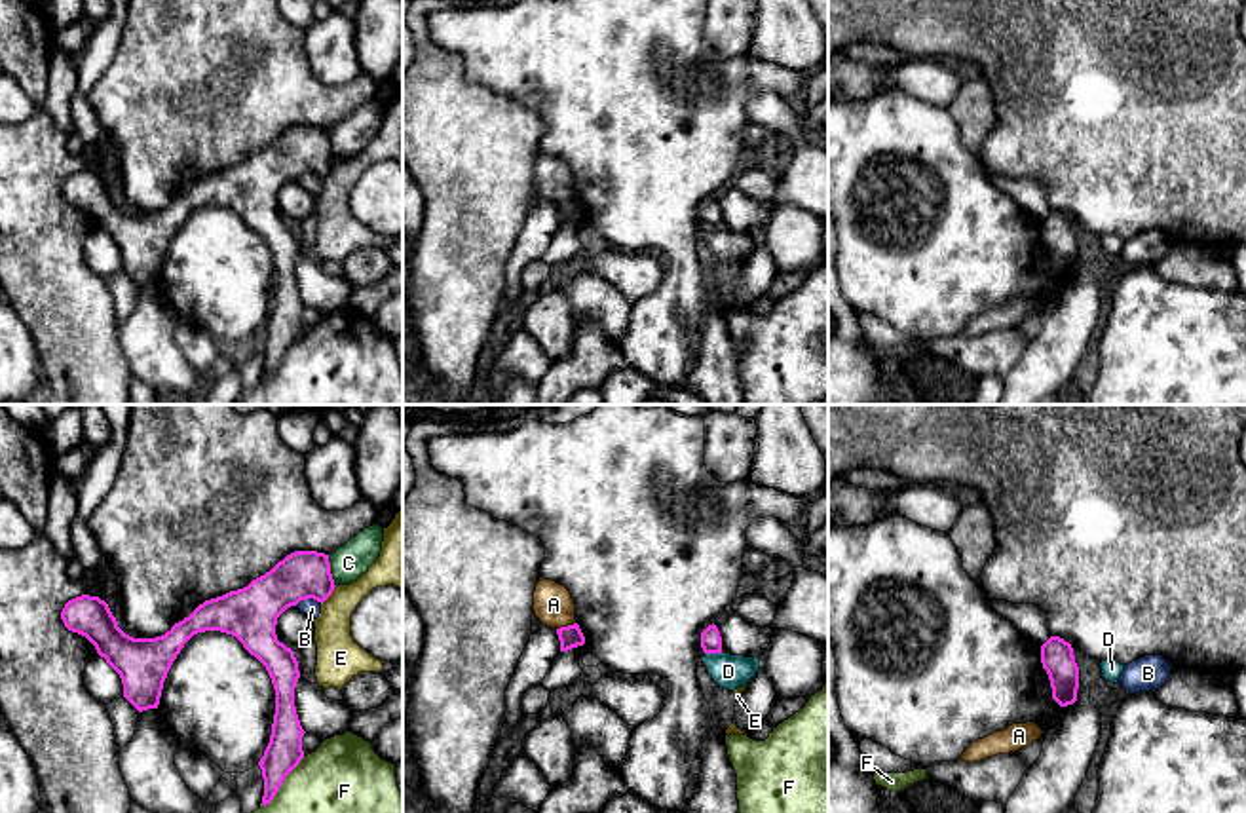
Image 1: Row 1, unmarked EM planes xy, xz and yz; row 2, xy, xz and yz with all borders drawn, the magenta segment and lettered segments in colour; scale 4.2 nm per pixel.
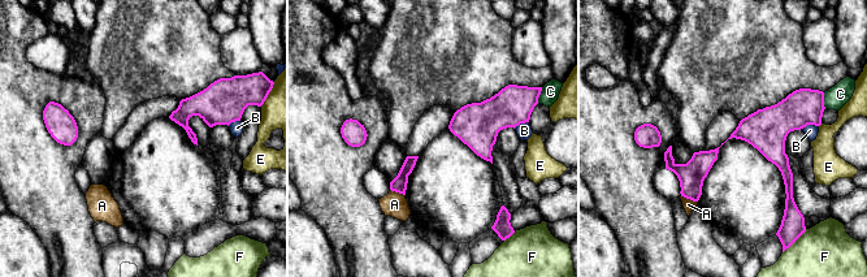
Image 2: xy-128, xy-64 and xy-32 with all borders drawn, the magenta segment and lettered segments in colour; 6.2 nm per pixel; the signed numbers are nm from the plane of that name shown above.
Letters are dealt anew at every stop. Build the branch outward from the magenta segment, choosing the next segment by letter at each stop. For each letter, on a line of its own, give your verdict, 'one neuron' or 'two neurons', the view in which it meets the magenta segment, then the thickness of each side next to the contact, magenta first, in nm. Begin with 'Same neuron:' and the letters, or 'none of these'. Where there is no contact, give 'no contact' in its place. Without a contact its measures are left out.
Same neuron: none of these
A: two neurons; contact in xz; calibres 100 and 170 nm
B: two neurons; contact in xy; calibres 220 and 80 nm
C: two neurons; contact in xy; calibres 200 and 160 nm
D: two neurons; contact in xz; calibres 90 and 150 nm
E: two neurons; contact in xy; calibres 200 and 180 nm
F: two neurons; contact in xy; calibres 160 and 500 nm

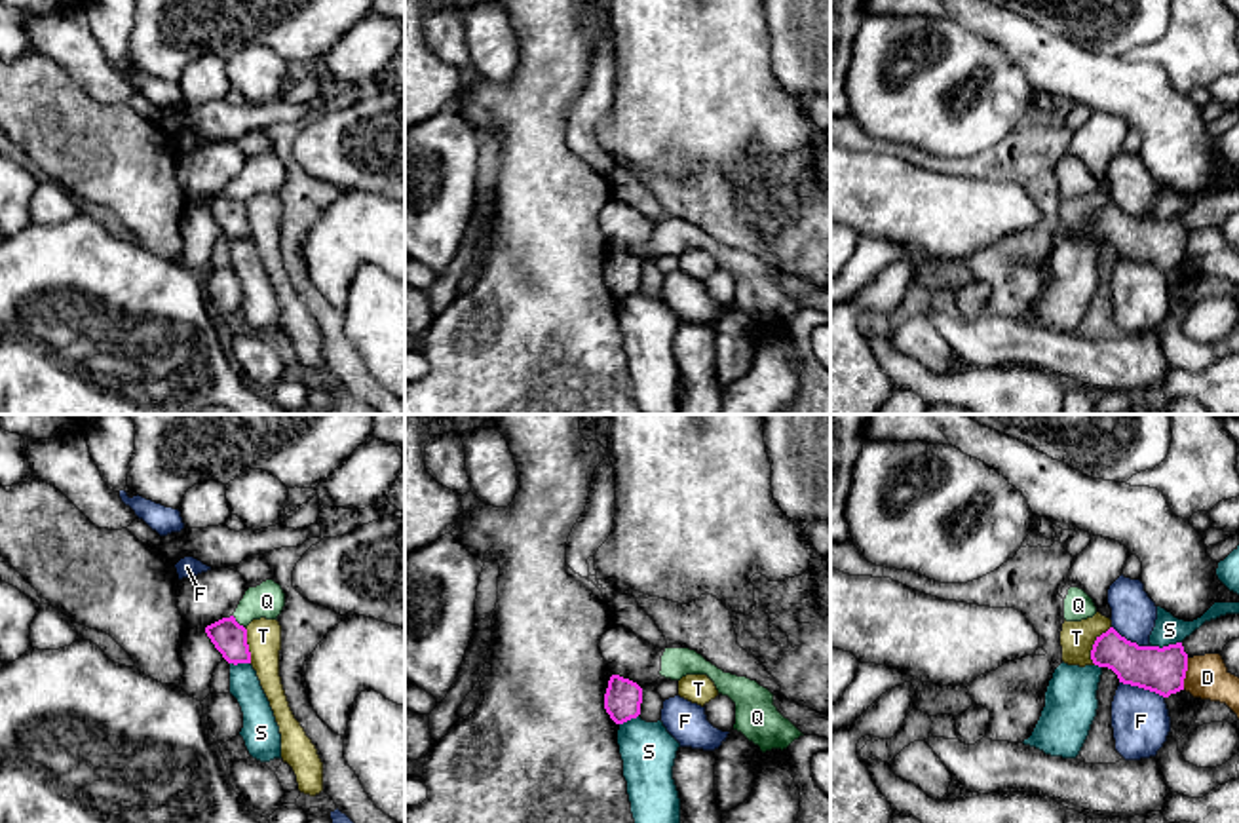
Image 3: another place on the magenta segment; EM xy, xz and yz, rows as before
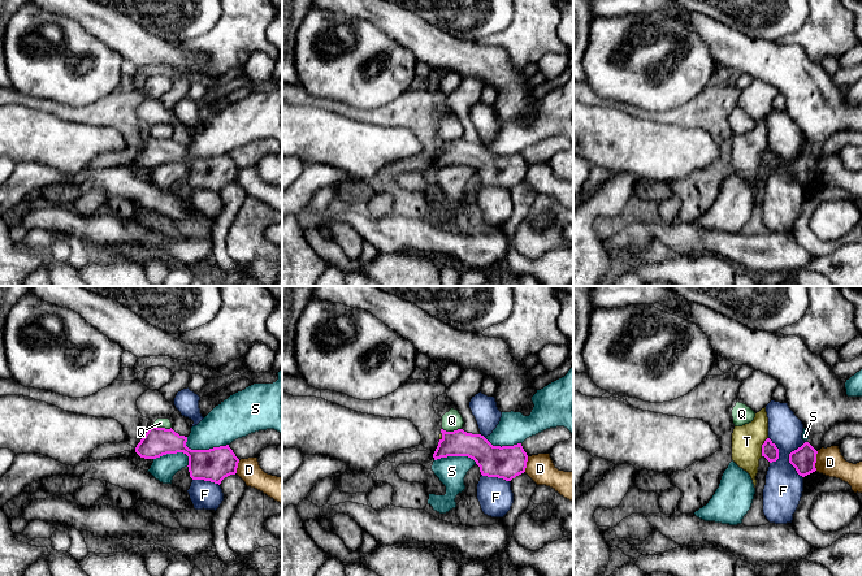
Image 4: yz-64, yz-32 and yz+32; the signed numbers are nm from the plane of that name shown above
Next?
Same neuron: none of these
D: two neurons; contact in yz; calibres 190 and 180 nm
F: two neurons; contact in yz; calibres 190 and 240 nm
Q: two neurons; contact in xy; calibres 140 and 140 nm
S: two neurons; contact in yz; calibres 190 and 120 nm
T: two neurons; contact in yz; calibres 180 and 140 nm

